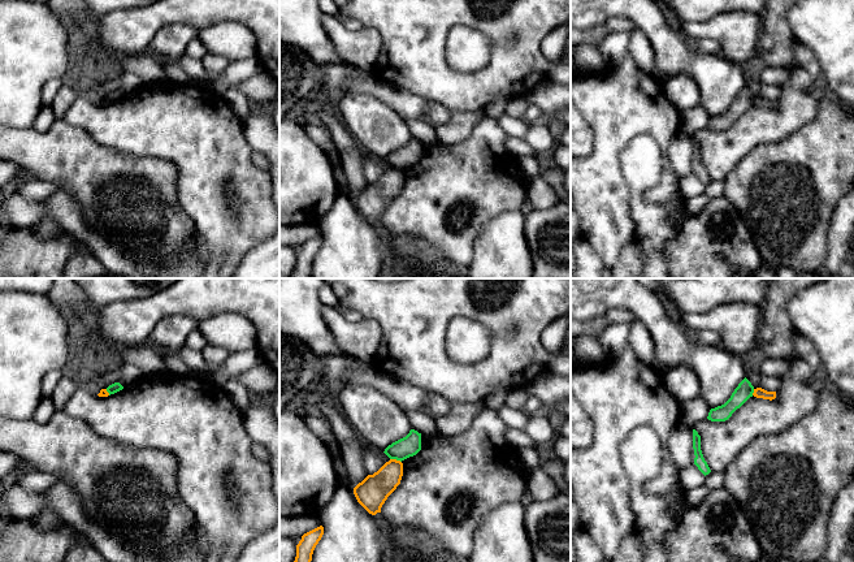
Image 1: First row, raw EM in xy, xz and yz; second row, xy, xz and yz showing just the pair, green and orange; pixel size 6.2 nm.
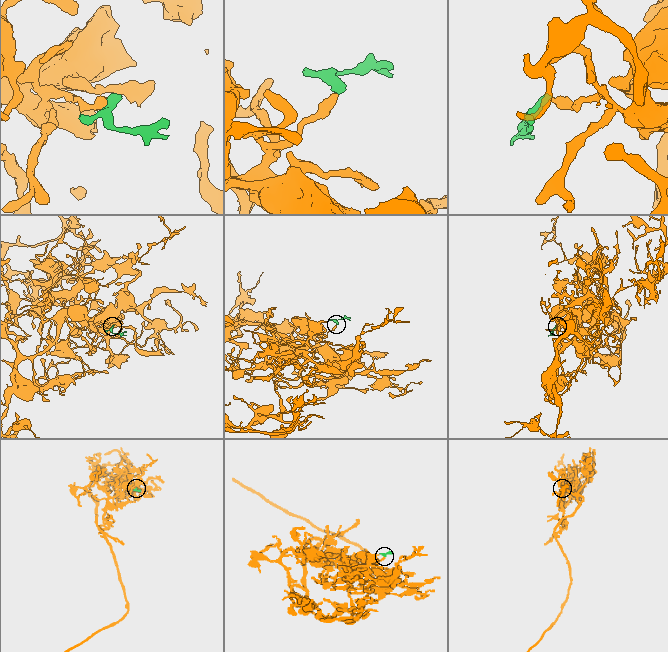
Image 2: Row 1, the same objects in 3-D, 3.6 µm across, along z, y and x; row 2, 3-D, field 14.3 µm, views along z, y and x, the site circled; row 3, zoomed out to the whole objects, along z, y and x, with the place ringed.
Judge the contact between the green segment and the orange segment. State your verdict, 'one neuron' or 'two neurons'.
two neurons

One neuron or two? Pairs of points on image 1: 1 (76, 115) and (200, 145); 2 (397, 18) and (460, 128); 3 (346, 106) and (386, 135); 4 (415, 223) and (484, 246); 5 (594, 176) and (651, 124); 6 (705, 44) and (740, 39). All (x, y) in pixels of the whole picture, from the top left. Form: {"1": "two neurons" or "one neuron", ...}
{"1": "one neuron", "2": "two neurons", "3": "one neuron", "4": "two neurons", "5": "one neuron", "6": "two neurons"}

